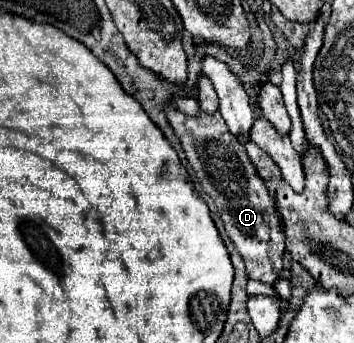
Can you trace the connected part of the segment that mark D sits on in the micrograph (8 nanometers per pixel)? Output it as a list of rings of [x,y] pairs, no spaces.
[[[167,104],[165,116],[185,150],[201,190],[215,202],[227,236],[243,256],[247,276],[265,284],[273,284],[283,270],[281,256],[285,250],[285,234],[265,180],[257,174],[257,168],[253,166],[245,146],[235,134],[229,132],[219,110],[213,114],[201,110],[199,116],[187,116],[185,112]]]

